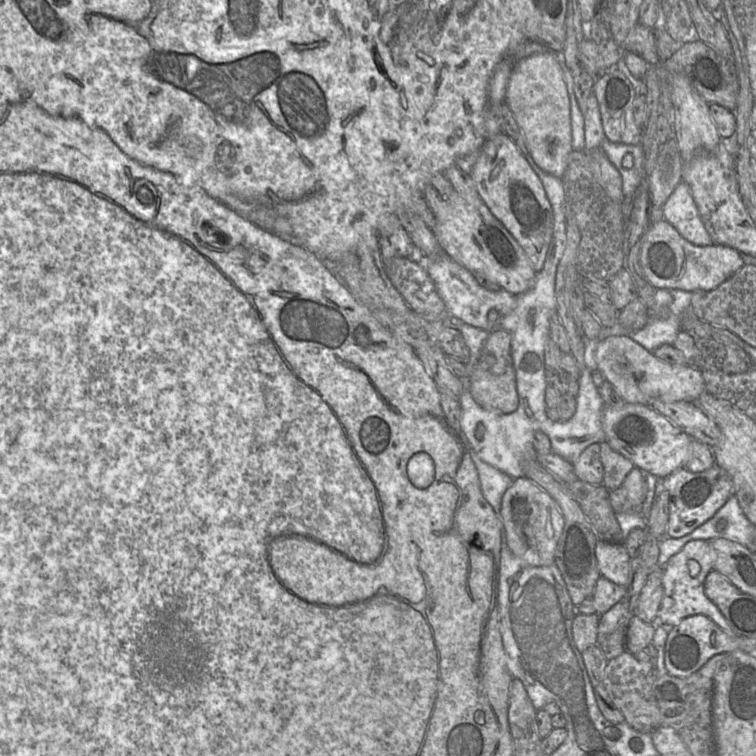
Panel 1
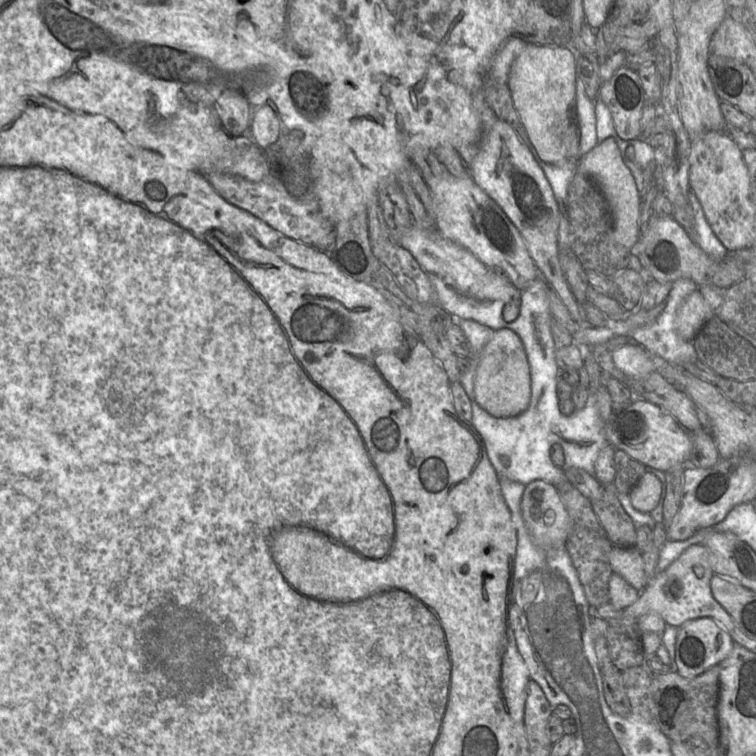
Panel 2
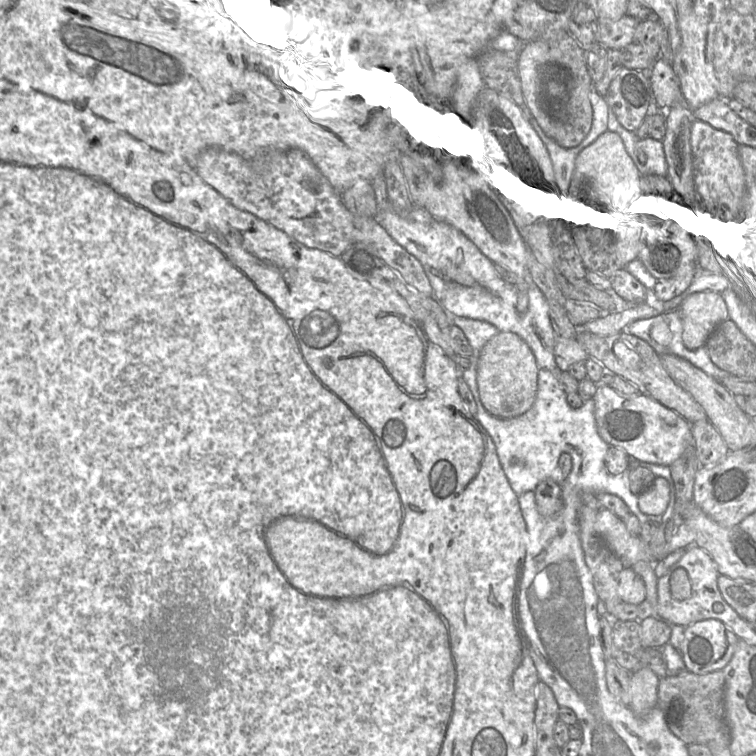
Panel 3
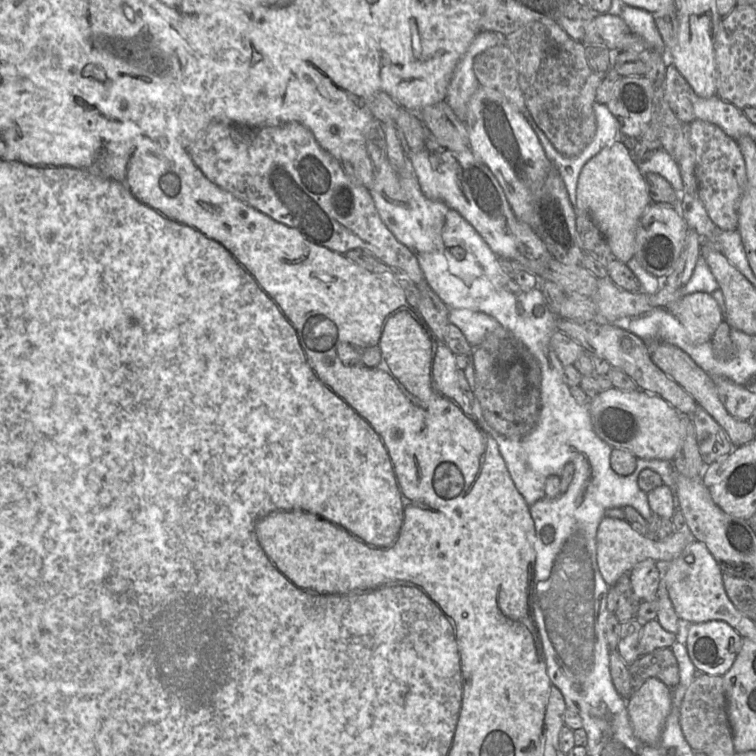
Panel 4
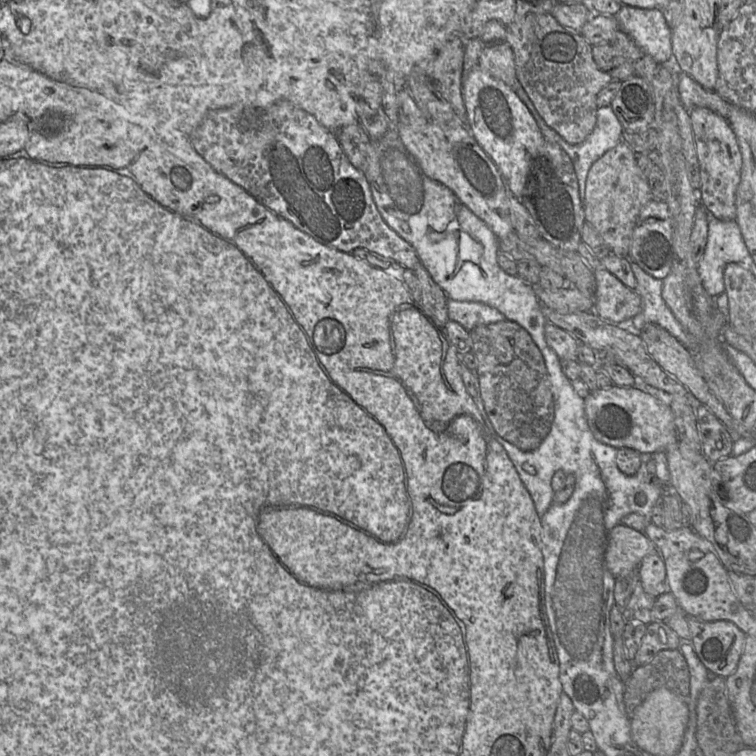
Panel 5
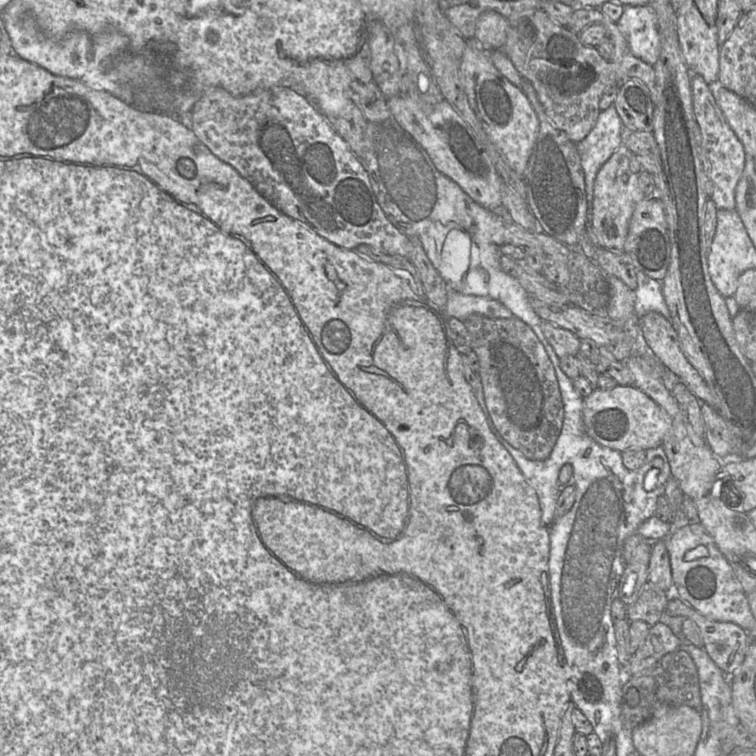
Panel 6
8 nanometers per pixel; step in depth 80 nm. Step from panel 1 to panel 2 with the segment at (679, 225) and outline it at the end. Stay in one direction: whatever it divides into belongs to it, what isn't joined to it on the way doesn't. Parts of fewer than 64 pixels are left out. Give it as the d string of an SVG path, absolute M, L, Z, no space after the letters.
M693 192L689 194L689 202L695 215L697 232L696 245L713 260L724 260L730 253L712 231L705 217L703 208Z

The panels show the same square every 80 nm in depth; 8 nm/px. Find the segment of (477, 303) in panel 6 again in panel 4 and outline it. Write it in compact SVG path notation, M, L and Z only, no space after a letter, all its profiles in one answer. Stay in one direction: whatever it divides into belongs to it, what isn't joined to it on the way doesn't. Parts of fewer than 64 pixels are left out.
M450 309L449 321L462 331L471 347L501 326L494 317L470 309Z

